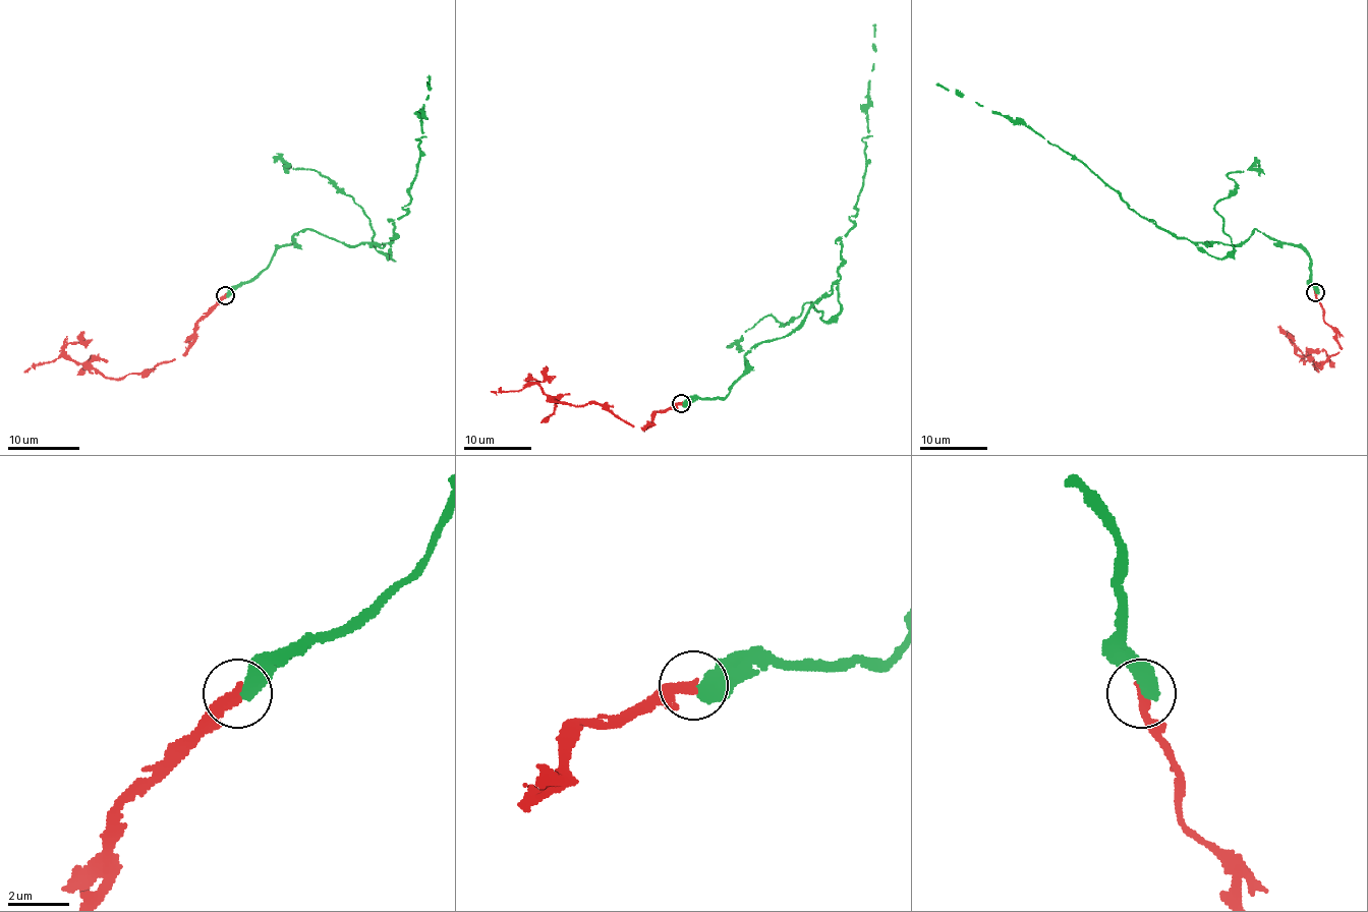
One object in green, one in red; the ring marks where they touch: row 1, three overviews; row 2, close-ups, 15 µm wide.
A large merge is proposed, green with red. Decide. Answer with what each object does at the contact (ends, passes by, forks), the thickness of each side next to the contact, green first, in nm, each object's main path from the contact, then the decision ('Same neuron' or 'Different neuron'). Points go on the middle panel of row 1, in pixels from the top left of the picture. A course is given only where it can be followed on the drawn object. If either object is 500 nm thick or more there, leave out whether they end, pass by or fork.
At the ring green ends. At the ring red ends. Thickness 480 nm (green) against 260 nm. Course of green: (681, 403), (724, 398), (744, 356), (787, 336), (840, 278), (841, 237), (865, 169), (875, 24). Course of red: (681, 403), (656, 412), (650, 423), (634, 428), (596, 403), (554, 402), (535, 383), (520, 390), (491, 392). Same neuron

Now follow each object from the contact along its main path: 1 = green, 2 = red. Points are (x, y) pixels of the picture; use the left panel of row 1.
1: (225, 296), (250, 282), (299, 231), (315, 230), (349, 246), (392, 240), (394, 219), (410, 200), (430, 75)
2: (225, 296), (198, 323), (193, 344), (147, 374), (107, 379), (71, 359), (58, 357), (24, 372)

